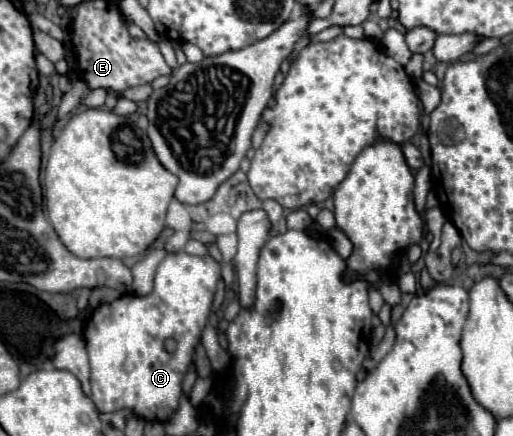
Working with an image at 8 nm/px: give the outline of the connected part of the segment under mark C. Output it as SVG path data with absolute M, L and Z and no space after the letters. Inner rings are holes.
M186 252L166 254L160 262L156 276L154 276L154 290L148 296L122 296L112 304L100 306L94 310L86 330L86 348L90 356L92 368L92 402L102 412L116 412L116 410L132 410L136 416L146 420L158 420L176 412L180 396L182 396L182 382L192 362L192 352L196 342L200 340L200 332L208 320L210 304L214 298L216 282L220 278L220 264L212 256L190 256ZM174 340L176 346L168 350L166 342Z

